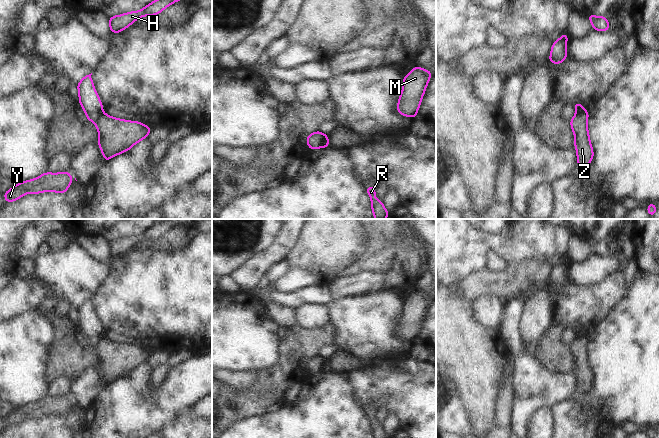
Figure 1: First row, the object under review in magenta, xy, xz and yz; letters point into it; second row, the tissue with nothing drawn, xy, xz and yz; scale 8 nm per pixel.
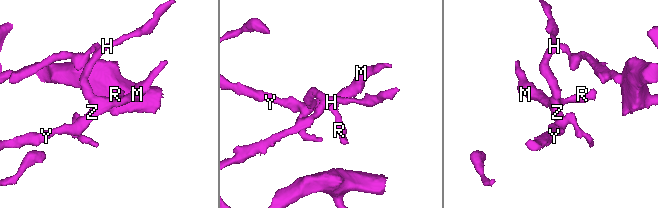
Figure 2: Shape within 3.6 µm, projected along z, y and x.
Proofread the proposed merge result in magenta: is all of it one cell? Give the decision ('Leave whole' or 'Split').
Split

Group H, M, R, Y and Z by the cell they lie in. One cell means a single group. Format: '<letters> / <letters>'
H / M R Y Z

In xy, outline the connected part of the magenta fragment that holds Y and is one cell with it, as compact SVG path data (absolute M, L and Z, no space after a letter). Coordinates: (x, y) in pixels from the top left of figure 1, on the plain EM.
M68 395L61 397L45 396L35 403L17 407L10 414L6 415L3 420L6 423L5 427L9 427L23 421L27 417L38 418L52 415L65 418L71 408L72 400Z

